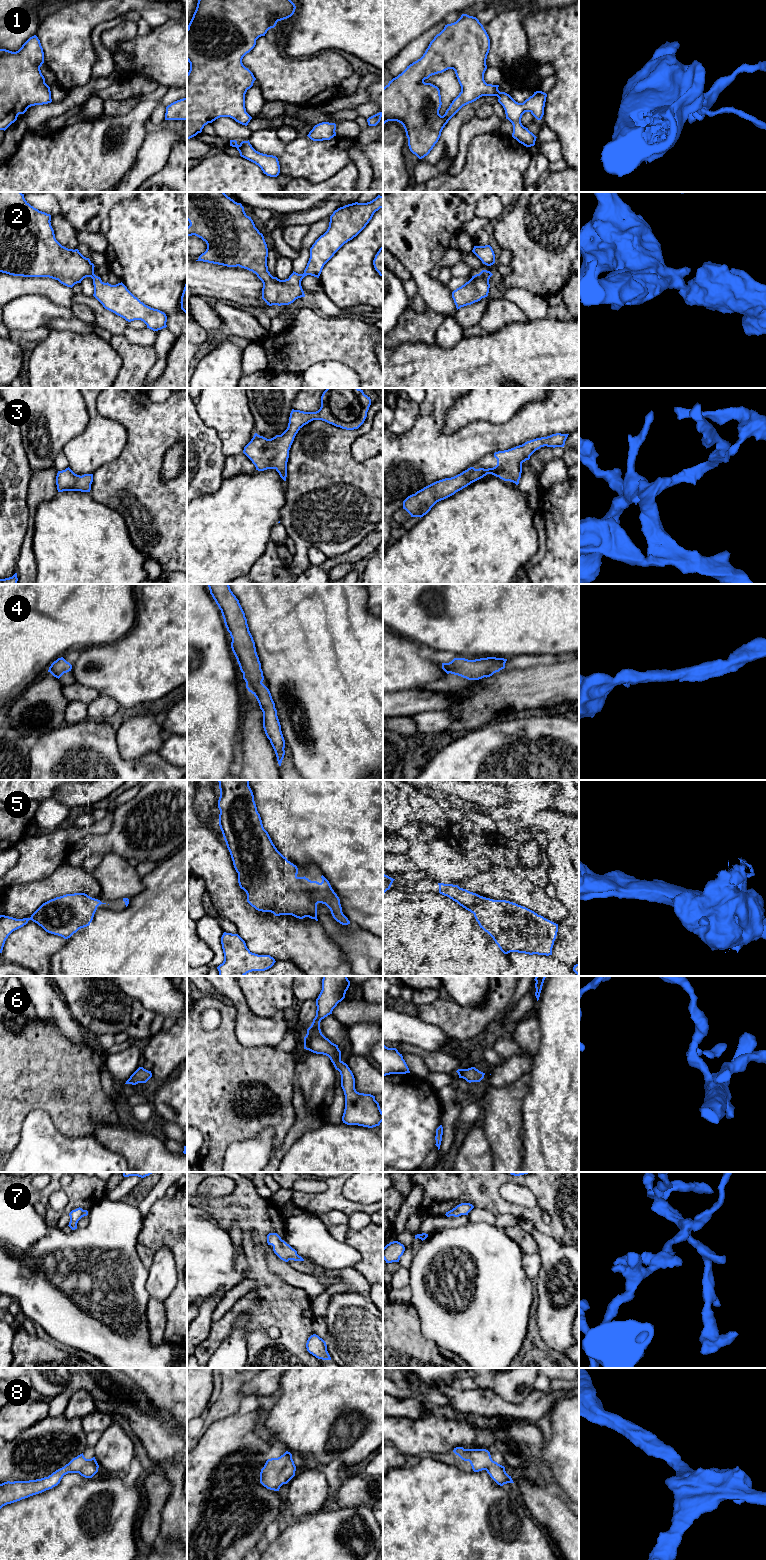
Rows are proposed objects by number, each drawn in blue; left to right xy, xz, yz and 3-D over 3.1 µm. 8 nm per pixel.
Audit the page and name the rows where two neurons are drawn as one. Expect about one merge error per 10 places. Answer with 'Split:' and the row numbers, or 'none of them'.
Split: none of them

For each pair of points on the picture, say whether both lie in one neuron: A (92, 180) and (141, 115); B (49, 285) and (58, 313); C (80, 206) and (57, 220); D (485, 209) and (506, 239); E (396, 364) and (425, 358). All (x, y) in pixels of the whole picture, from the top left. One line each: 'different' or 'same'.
A: same
B: different
C: different
D: different
E: same

